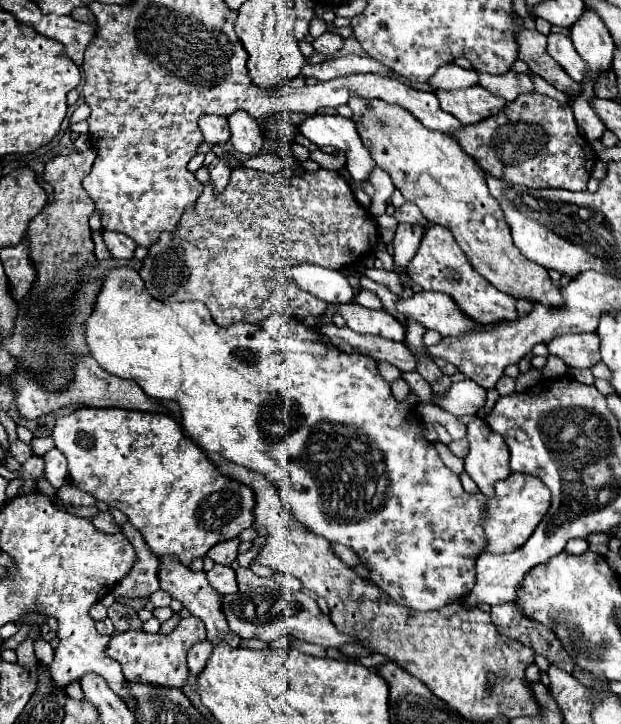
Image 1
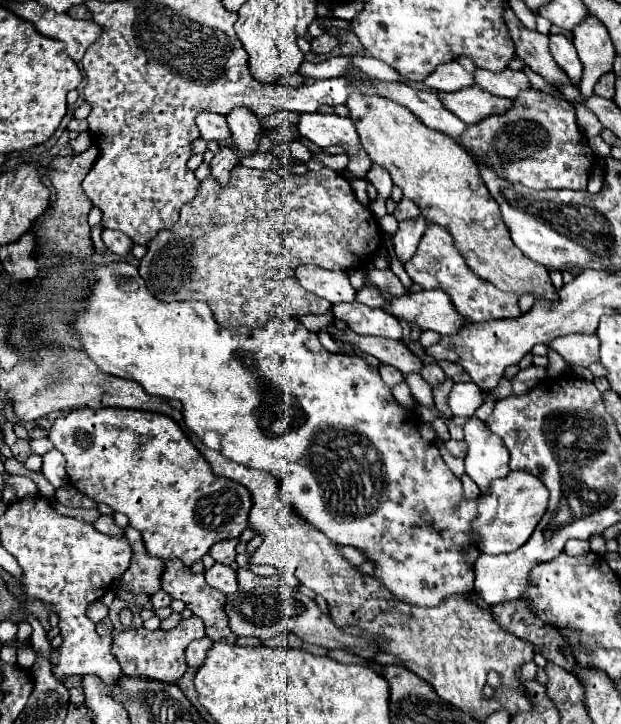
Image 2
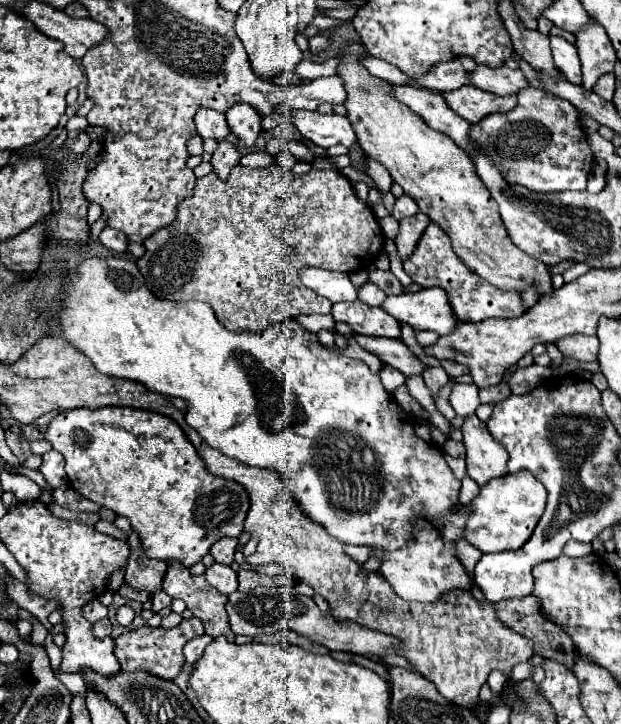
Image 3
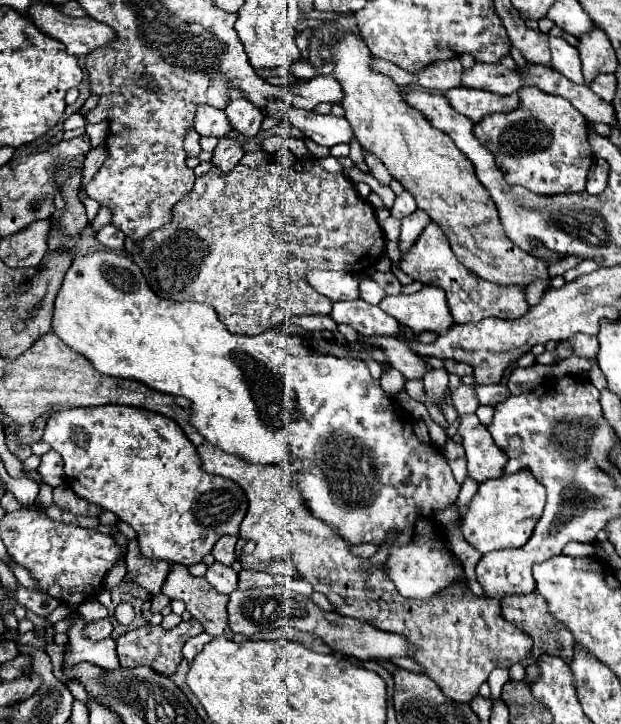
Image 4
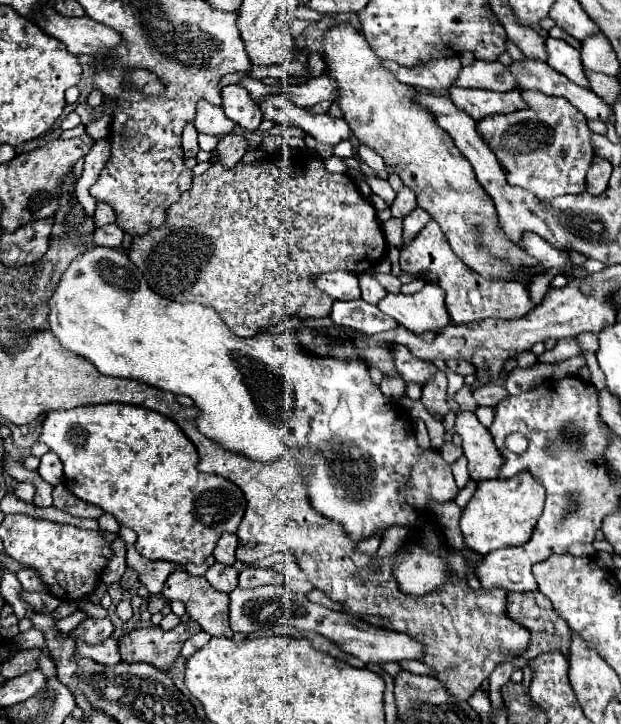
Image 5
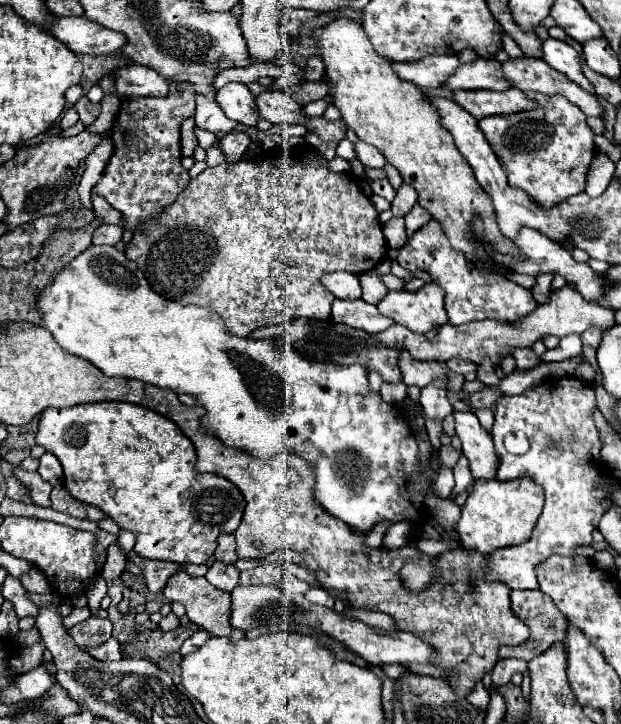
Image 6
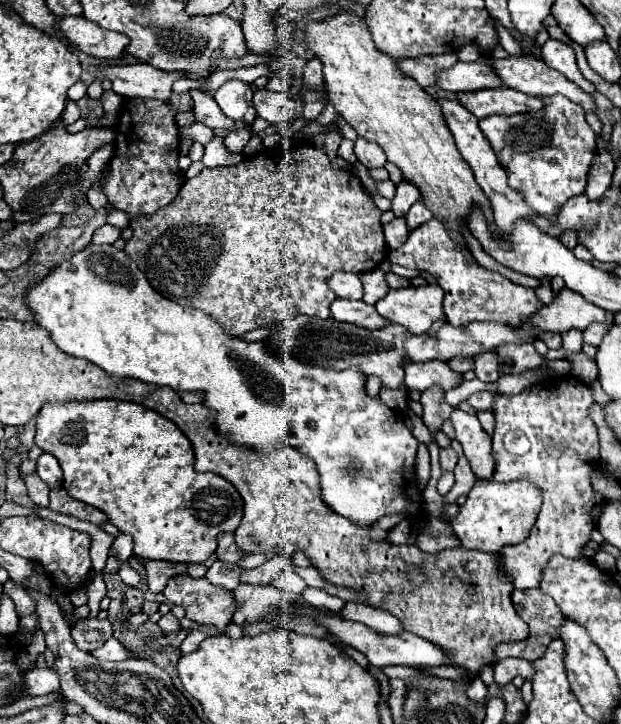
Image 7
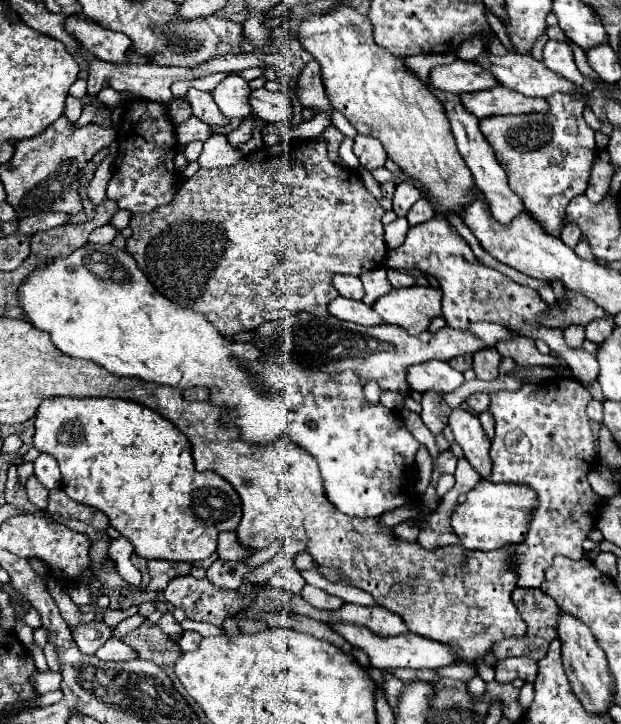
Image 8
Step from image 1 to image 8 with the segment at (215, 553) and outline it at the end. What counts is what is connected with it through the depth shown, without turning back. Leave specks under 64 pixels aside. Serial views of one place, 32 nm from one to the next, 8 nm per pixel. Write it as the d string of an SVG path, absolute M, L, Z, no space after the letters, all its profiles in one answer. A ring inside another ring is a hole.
M222 532L218 538L218 558L220 560L244 560L246 556L250 556L250 552L238 544L236 534L234 532Z

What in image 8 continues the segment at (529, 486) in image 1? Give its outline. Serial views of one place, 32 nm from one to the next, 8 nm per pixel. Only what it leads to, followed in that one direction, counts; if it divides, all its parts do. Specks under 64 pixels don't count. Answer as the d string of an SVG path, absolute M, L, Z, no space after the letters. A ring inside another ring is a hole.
M480 480L470 492L464 504L452 514L452 530L468 550L498 550L506 544L520 544L528 534L528 522L536 510L536 492L530 486L494 484Z

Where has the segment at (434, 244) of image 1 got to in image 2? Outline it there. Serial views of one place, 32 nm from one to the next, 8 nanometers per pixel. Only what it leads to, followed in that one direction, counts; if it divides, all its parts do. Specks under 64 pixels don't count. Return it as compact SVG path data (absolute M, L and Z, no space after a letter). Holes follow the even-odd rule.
M428 224L420 246L414 254L414 258L404 266L412 282L420 284L424 290L444 290L456 310L468 320L468 322L486 322L488 318L494 320L496 316L508 316L508 318L518 318L520 308L518 308L518 296L512 292L500 292L496 286L492 286L488 280L482 280L478 274L474 274L458 248L452 244L452 236L448 234L446 228L438 224Z

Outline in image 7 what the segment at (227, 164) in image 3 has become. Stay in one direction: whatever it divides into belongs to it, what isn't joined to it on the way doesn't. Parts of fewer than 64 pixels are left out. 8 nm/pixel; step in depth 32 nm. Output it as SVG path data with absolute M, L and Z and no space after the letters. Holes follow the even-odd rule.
M242 128L242 130L230 130L226 136L224 136L224 146L226 146L226 150L228 152L232 152L232 154L242 154L242 150L244 150L244 146L248 144L248 140L250 140L250 130L248 128Z

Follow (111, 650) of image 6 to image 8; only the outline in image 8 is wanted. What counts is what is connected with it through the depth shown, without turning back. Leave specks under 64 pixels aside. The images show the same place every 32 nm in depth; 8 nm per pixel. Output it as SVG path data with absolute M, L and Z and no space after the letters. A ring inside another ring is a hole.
M110 638L102 648L98 648L98 650L94 652L94 656L98 656L100 660L114 660L114 662L138 658L138 654L136 654L130 646L126 646L126 644L120 642L120 640L114 640L114 638Z

